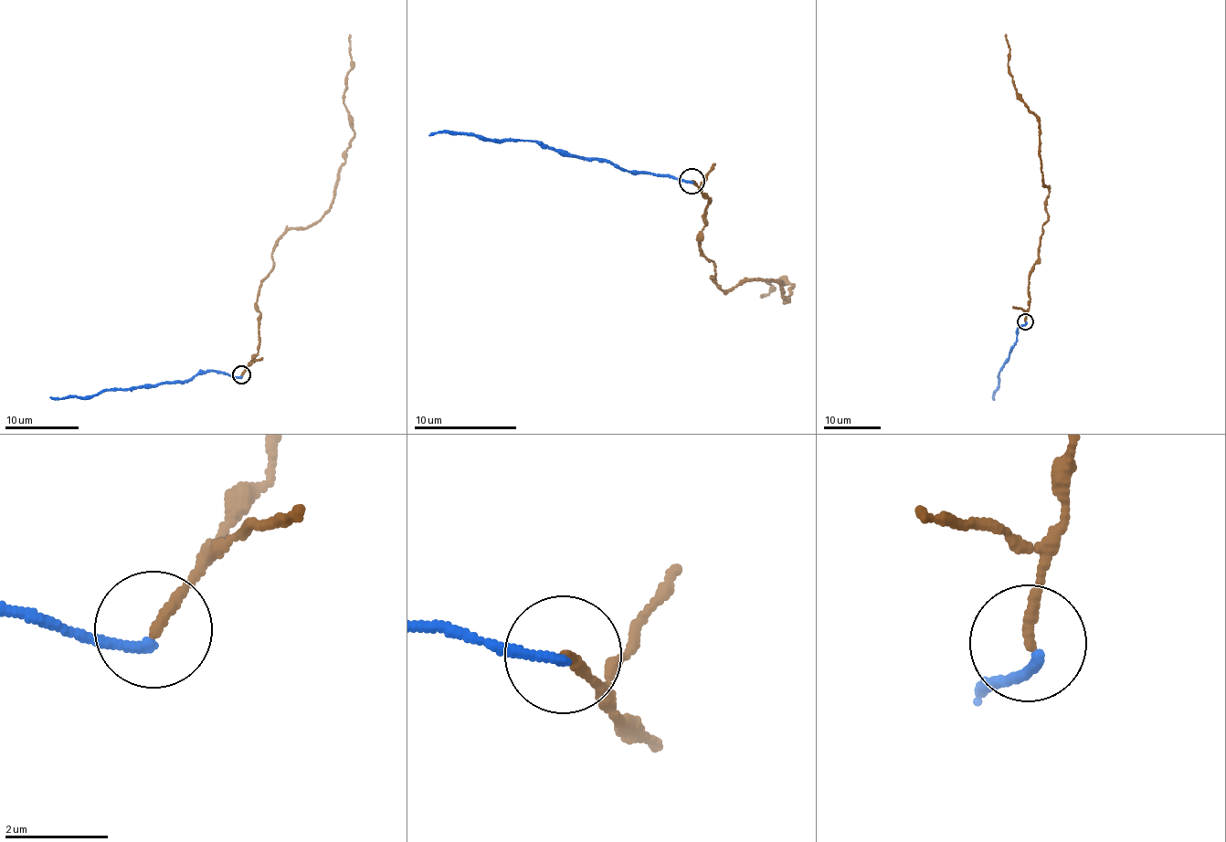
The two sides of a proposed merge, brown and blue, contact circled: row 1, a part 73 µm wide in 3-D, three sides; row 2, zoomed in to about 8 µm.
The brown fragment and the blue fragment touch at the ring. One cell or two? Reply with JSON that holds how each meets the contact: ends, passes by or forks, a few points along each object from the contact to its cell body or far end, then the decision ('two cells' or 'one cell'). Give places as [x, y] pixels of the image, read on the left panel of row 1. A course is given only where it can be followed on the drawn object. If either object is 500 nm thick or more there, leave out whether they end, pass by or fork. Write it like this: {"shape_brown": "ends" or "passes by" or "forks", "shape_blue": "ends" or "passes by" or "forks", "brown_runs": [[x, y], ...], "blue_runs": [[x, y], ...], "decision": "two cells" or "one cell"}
{"shape_brown": "ends", "shape_blue": "ends", "brown_runs": [[240, 374], [258, 350], [257, 295], [273, 265], [276, 241], [323, 215], [354, 133], [343, 96], [349, 34]], "blue_runs": [[240, 376], [199, 371], [187, 380], [104, 389], [91, 395], [49, 397]], "decision": "two cells"}

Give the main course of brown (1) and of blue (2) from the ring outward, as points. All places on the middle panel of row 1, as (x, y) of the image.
1: (691, 182), (711, 198), (710, 278), (771, 279), (787, 301), (793, 286), (760, 296)
2: (692, 181), (632, 172), (559, 154), (538, 142), (451, 131), (428, 135)

